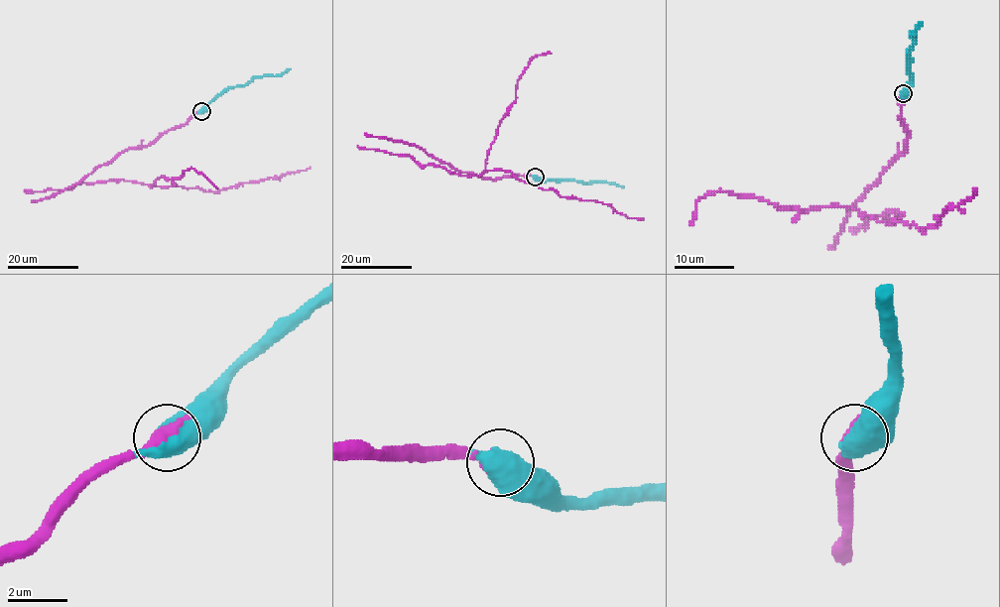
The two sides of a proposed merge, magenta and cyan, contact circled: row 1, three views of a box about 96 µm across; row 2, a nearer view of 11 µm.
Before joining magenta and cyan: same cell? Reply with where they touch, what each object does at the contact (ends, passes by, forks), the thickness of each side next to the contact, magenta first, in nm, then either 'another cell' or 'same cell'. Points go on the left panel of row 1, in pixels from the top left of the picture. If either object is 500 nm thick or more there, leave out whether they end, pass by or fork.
place (201, 111); calibres 400 and 600 nm; same cell

